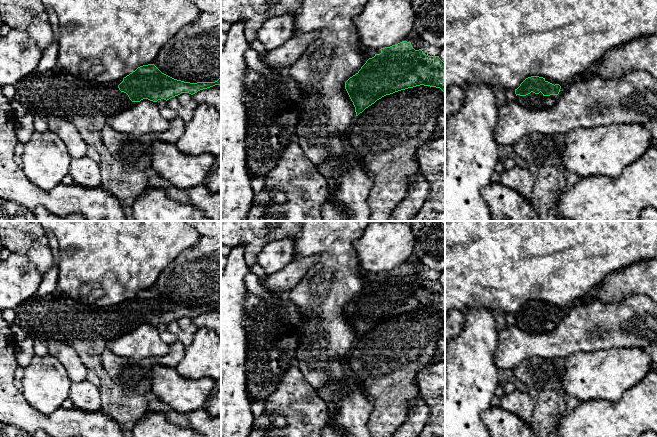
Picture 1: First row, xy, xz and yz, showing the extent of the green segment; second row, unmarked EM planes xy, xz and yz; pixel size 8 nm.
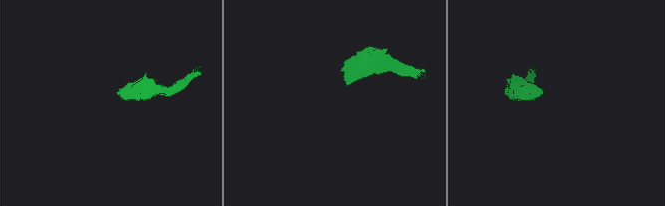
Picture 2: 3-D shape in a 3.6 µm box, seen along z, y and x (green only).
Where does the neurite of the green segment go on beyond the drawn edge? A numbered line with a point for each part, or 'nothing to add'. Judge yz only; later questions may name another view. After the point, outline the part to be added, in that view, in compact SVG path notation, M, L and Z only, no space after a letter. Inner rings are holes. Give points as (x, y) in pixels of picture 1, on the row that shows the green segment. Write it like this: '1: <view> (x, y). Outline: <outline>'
1: yz (533, 101). Outline: M545 79L545 81L548 81L554 85L559 84L561 86L559 94L544 96L541 92L539 94L531 92L526 96L517 95L516 102L525 108L533 110L548 109L552 107L559 100L559 98L566 92L568 86L548 79Z

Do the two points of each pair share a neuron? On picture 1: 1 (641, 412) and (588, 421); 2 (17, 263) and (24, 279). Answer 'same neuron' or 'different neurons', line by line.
1: same neuron
2: same neuron

